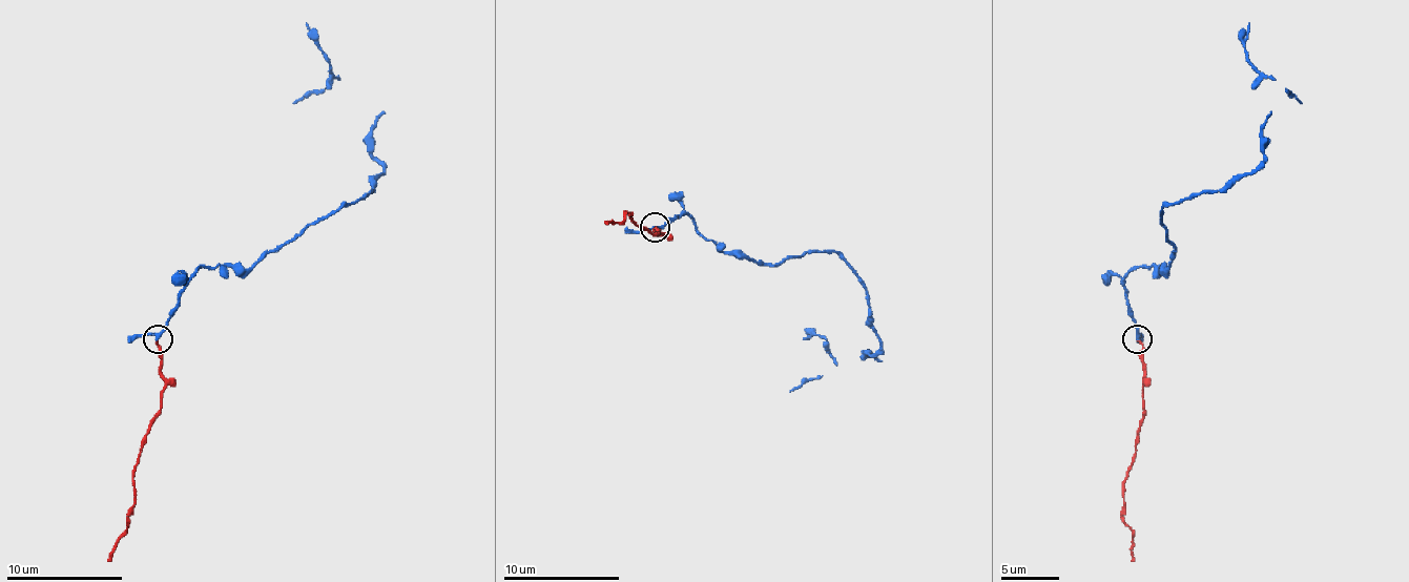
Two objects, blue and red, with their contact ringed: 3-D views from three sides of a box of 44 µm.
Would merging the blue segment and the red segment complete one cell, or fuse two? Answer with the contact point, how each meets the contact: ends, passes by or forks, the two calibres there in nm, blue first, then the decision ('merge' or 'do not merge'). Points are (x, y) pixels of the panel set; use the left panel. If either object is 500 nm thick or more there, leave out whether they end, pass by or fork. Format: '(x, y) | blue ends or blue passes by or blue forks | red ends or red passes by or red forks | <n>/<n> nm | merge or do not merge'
(158, 339) | blue passes by | red ends | 190/140 nm | merge

